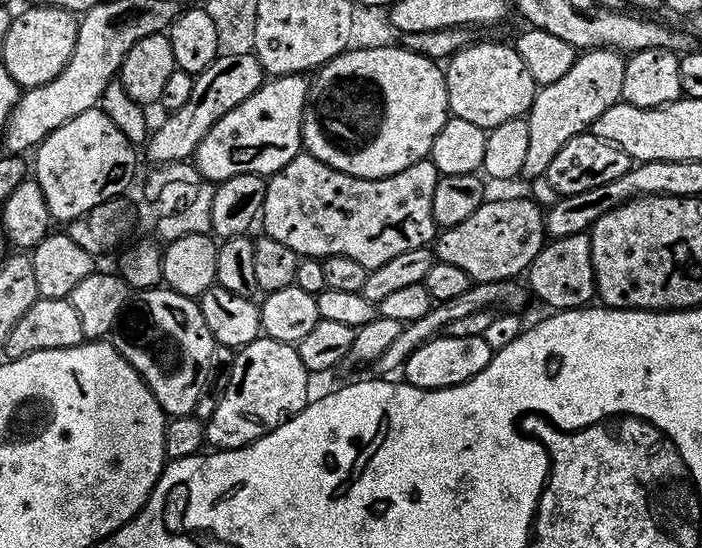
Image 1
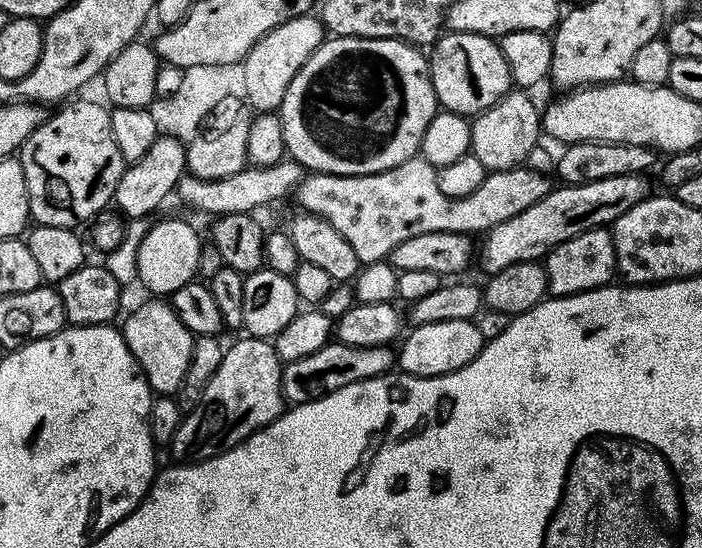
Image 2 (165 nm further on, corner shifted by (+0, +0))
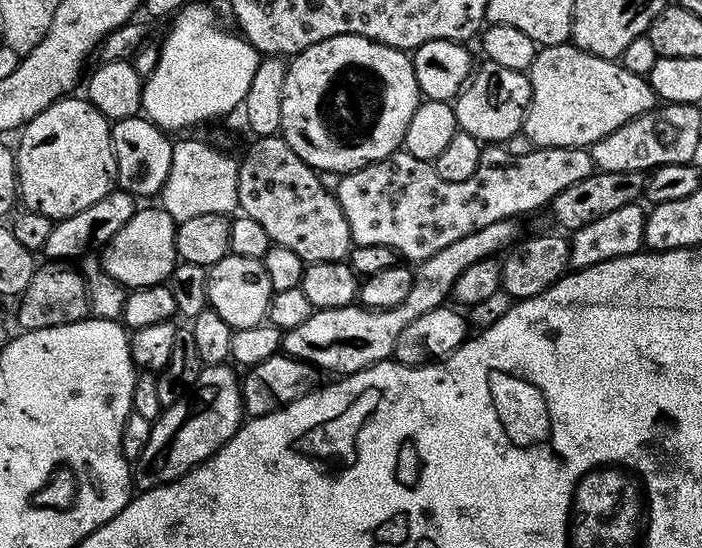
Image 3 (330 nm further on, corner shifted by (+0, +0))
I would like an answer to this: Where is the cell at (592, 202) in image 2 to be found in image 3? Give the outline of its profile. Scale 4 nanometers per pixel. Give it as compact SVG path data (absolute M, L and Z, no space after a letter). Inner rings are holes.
M515 219L490 222L490 226L485 226L474 234L468 234L466 238L460 238L446 250L440 250L429 260L423 261L418 268L416 284L398 306L366 308L354 303L341 308L312 311L310 318L306 318L302 326L294 326L294 330L283 333L283 351L294 358L310 362L324 374L351 374L366 370L375 364L391 361L398 338L406 331L406 326L422 318L422 314L430 314L430 310L441 307L451 297L452 288L463 272L470 270L470 266L474 266L480 260L495 257L517 243L516 224Z

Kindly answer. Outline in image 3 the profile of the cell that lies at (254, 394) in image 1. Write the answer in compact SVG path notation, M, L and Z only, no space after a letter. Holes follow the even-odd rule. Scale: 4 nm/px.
M227 363L201 367L191 390L178 402L174 402L174 406L165 408L151 425L152 433L149 434L140 457L134 460L134 484L137 489L157 488L182 478L204 460L210 459L240 429L240 425L245 423L244 399L240 393L241 377L238 372L236 376L235 367L232 367L233 369L228 367Z

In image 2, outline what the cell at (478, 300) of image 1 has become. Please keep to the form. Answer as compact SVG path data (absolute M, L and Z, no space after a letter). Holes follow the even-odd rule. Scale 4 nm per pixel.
M329 342L320 350L314 351L314 354L298 358L297 361L290 361L281 367L282 394L289 405L305 404L311 400L322 398L334 390L342 390L342 386L354 386L354 382L389 375L397 360L397 353L387 344L350 346L339 342Z

